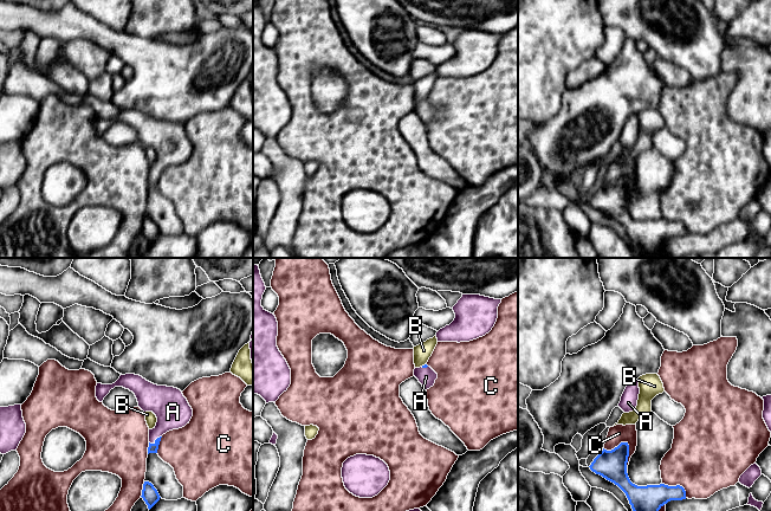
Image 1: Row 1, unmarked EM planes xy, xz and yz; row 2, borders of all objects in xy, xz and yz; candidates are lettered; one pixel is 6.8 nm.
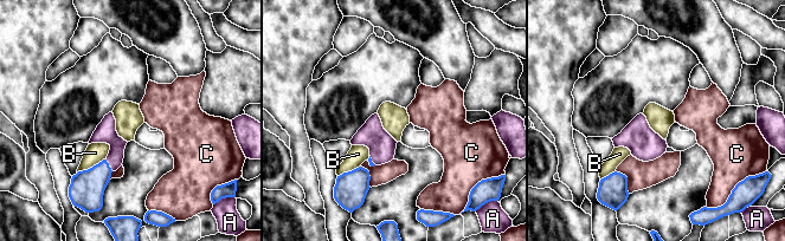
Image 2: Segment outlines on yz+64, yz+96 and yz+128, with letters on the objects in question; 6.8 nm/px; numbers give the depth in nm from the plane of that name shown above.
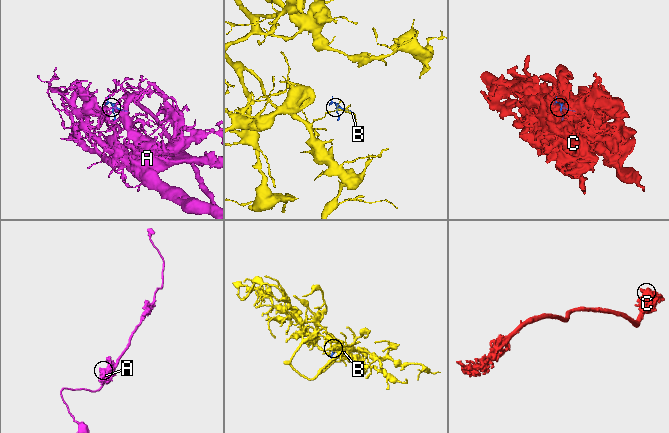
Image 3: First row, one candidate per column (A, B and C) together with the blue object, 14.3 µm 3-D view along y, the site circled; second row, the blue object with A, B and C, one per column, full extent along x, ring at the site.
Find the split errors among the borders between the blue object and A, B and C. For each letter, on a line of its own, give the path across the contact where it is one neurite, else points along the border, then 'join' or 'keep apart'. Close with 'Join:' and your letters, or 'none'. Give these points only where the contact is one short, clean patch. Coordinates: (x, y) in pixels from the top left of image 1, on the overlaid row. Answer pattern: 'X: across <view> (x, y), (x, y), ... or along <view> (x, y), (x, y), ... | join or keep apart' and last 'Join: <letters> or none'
A: join
B: along xz (426, 363), (421, 366) | keep apart
C: keep apart
Join: A

